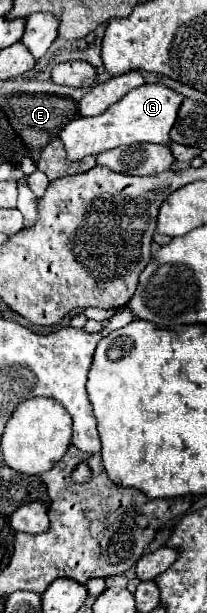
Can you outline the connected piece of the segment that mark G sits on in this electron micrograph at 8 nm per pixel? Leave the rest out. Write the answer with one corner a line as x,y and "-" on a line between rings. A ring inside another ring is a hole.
143,84
131,90
121,102
107,108
103,114
93,118
75,118
71,120
61,132
59,138
65,144
65,152
69,160
81,160
89,154
99,154
105,150
113,150
125,144
139,144
139,142
157,142
169,144
169,132
177,120
177,112
183,104
185,96
179,92
163,86
163,84

